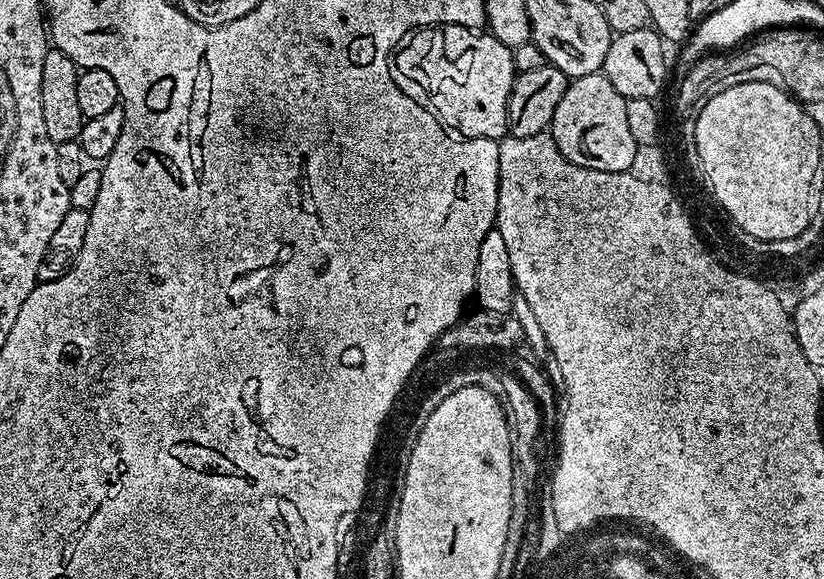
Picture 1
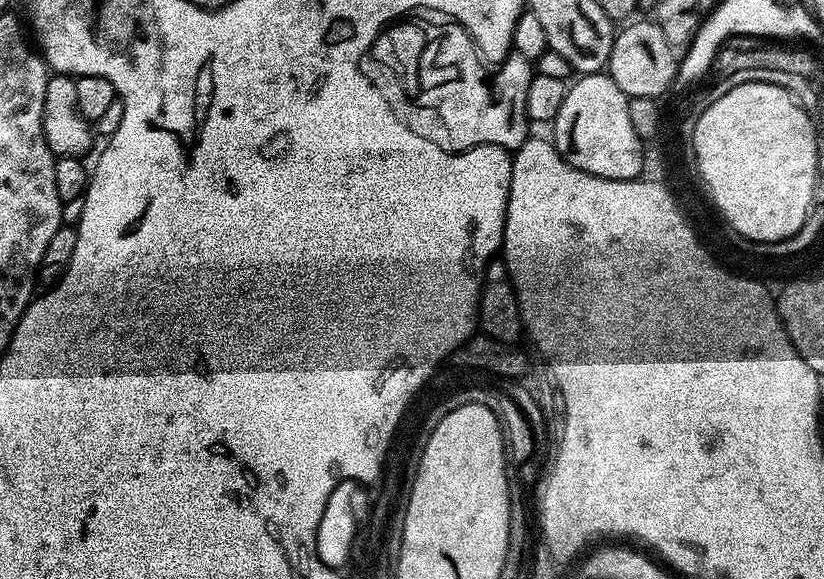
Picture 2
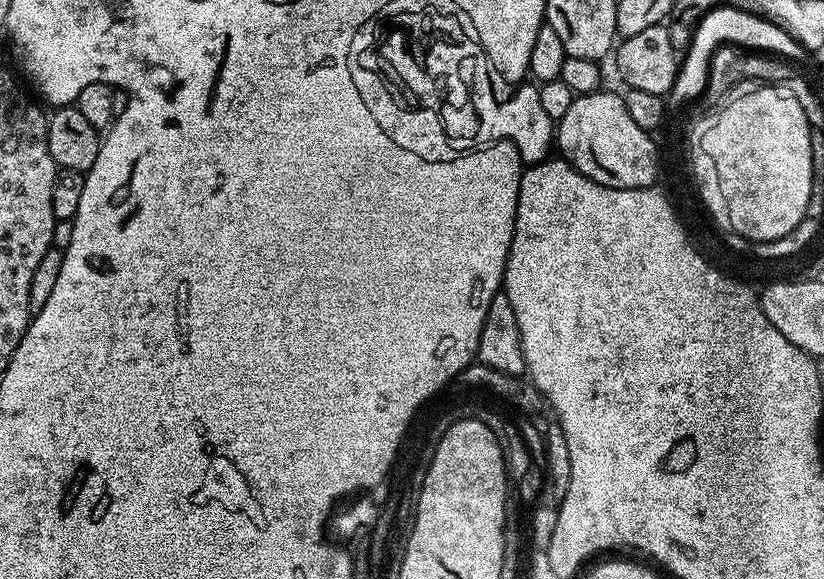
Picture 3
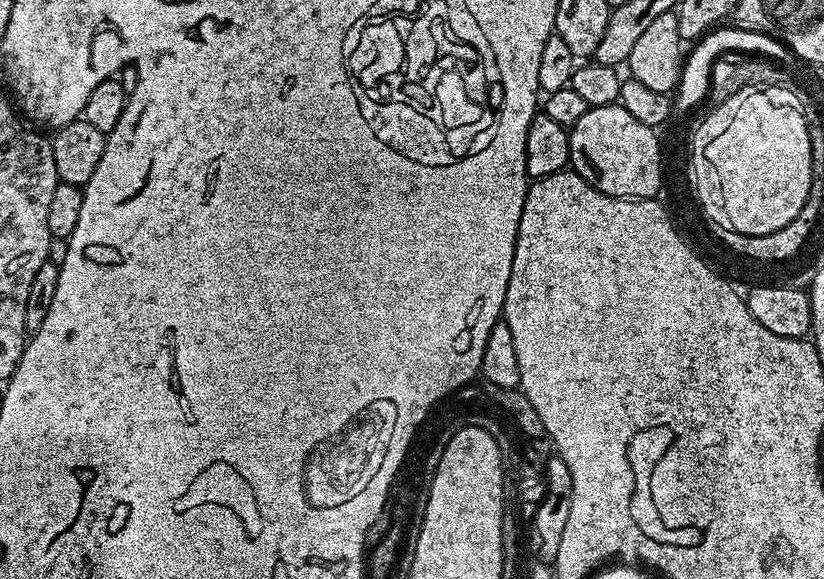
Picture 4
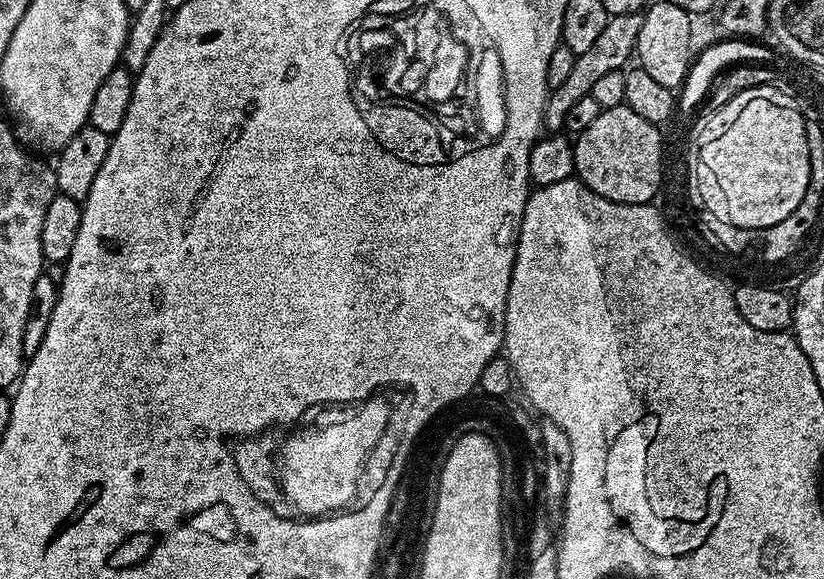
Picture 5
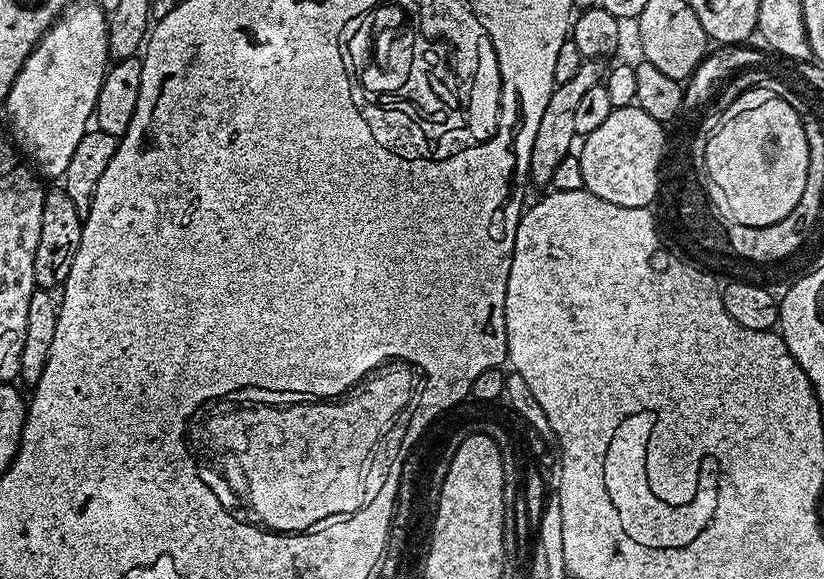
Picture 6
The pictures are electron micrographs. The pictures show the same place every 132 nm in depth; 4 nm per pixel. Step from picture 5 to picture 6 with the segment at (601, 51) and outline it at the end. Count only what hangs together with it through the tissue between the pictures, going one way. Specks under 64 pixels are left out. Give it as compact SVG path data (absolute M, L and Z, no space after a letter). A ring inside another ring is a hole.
M603 59L584 60L578 68L578 74L574 74L574 78L570 78L570 82L562 82L553 88L550 94L550 102L546 102L546 110L542 113L538 135L534 138L534 150L530 150L528 175L533 185L535 183L545 184L545 186L551 185L554 170L562 162L562 158L569 156L578 140L574 130L576 108L580 105L581 99L590 90L594 90L594 86L602 83L605 76L606 64ZM572 143L574 143L573 148Z

